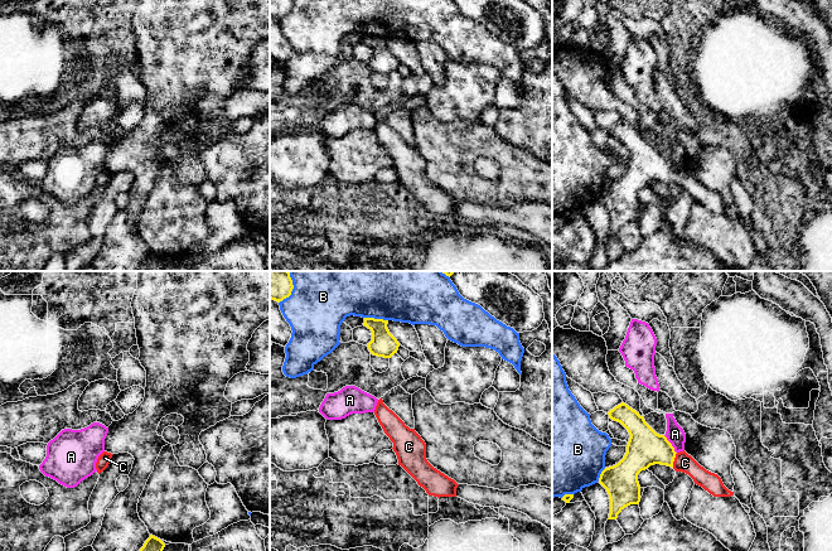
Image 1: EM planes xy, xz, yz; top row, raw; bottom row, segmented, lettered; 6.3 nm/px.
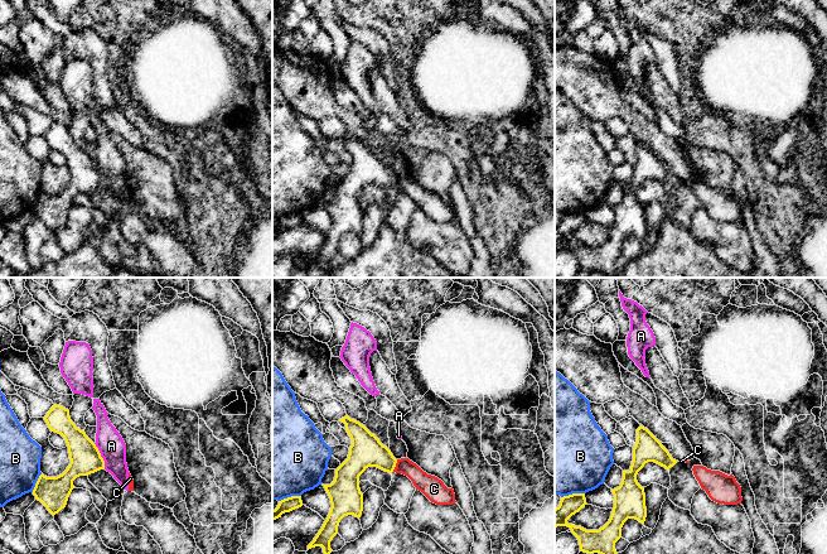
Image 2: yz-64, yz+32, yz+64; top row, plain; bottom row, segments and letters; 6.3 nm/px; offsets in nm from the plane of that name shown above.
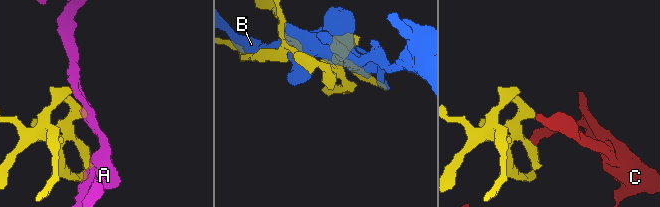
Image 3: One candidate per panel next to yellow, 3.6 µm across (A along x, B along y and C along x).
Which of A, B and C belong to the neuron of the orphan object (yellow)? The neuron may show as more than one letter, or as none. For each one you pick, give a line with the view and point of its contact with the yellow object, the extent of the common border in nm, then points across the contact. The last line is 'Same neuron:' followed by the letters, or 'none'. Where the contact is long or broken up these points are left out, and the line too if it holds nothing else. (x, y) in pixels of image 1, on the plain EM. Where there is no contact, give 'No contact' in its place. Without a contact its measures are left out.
C: Touches yellow at yz (673, 178). Shared border 100 nm. Path across: yz (646, 165), (657, 167), (673, 178), (685, 180)
Same neuron: C

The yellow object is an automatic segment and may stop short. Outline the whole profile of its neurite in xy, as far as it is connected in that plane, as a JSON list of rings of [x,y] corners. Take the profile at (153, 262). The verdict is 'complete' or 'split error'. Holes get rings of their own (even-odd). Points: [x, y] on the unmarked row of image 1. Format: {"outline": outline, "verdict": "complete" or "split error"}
{"outline": [[[150,252],[137,271],[163,271],[164,265],[165,261],[160,256]]], "verdict": "complete"}

